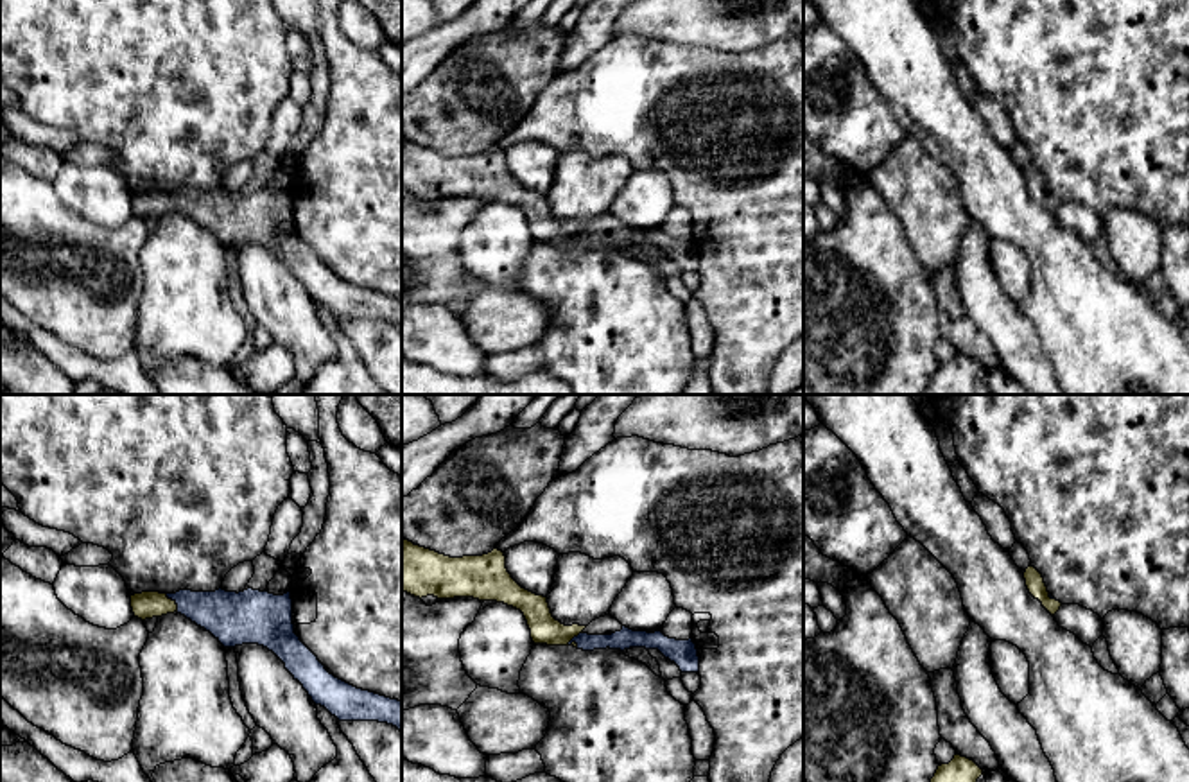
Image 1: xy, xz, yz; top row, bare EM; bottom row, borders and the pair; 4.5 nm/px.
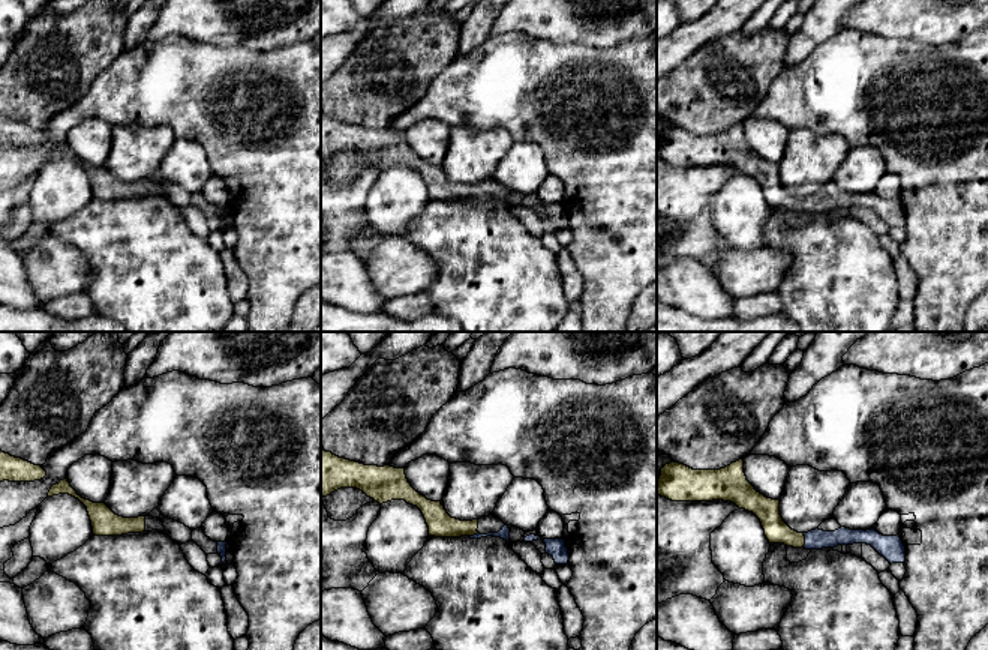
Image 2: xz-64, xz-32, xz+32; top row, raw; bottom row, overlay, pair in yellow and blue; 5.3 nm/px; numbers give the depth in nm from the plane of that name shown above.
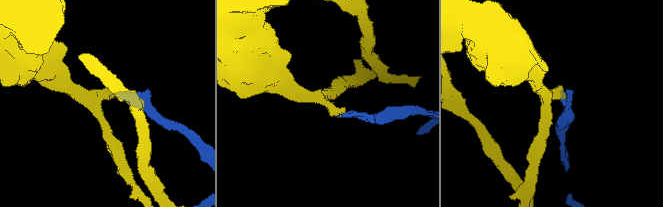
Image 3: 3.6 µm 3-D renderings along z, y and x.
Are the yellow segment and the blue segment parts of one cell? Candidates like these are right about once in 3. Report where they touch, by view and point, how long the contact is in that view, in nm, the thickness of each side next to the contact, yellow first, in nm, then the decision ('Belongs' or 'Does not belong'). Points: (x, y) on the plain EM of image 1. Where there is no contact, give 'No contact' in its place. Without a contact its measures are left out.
Touches yellow at xz (574, 234). Shared border 90 nm. Thickness 130 nm (yellow) against 90 nm. Belongs

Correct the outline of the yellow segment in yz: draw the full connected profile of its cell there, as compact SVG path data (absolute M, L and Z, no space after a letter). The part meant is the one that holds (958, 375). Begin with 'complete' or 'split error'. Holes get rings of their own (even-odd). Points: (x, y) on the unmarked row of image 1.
complete | M956 352L949 362L938 364L924 395L974 395L981 373L974 359Z

